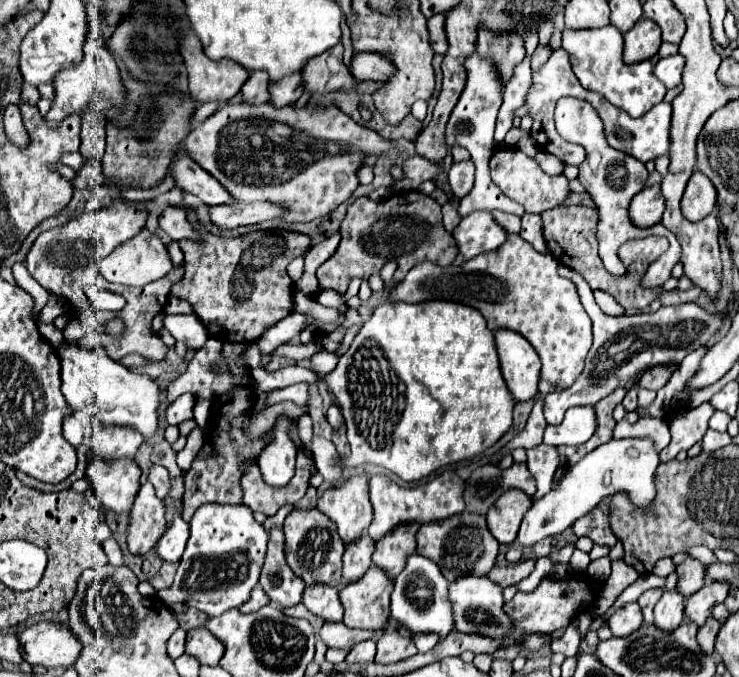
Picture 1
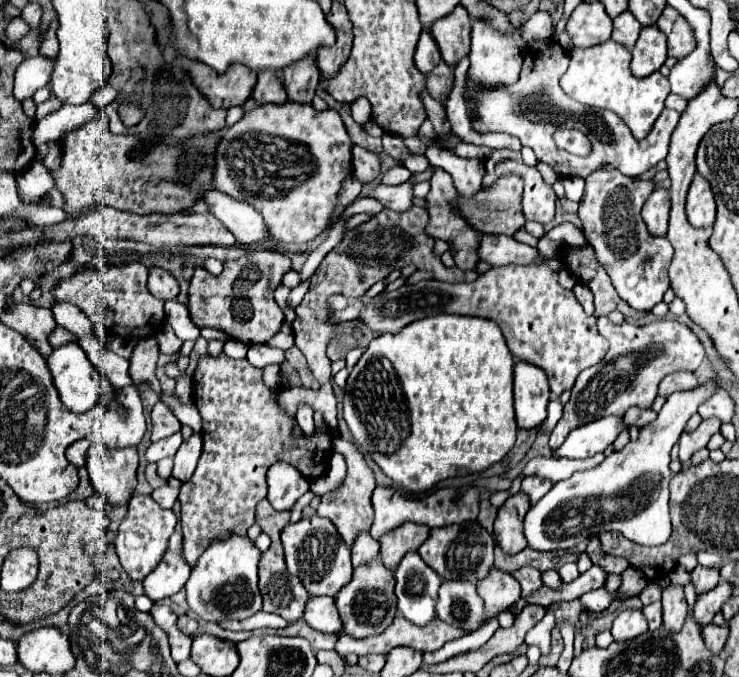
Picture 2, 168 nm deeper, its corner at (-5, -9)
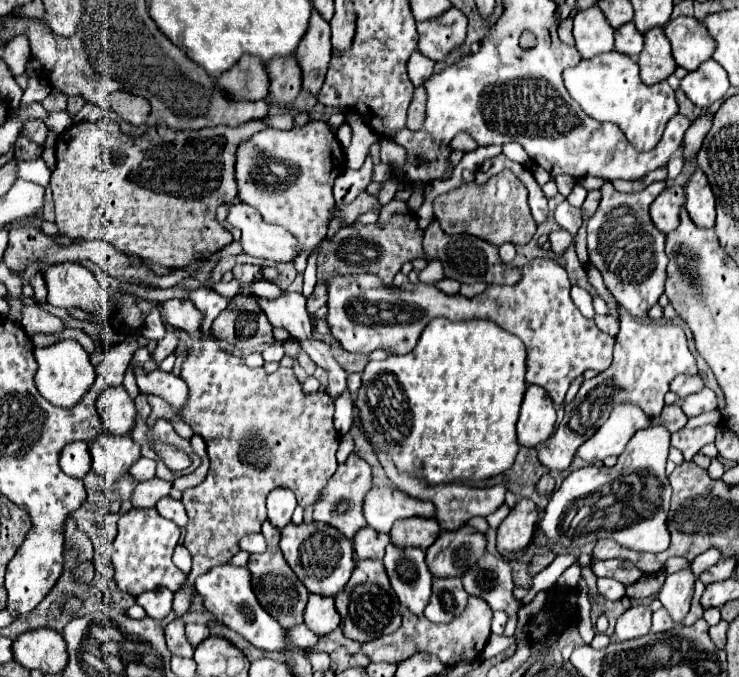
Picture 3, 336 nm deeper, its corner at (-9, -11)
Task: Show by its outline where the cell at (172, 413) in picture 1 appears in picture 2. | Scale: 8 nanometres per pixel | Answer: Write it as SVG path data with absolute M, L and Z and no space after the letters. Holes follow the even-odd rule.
M178 430L178 432L172 434L170 438L162 438L162 440L158 440L158 442L152 442L152 444L148 446L148 450L146 450L146 460L148 460L148 462L158 462L158 460L162 460L162 458L166 458L166 456L174 456L176 450L180 448L180 444L182 444L182 434L180 434L180 430Z

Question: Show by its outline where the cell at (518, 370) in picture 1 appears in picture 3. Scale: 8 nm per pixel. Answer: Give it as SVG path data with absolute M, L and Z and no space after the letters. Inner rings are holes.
M534 384L528 386L518 418L518 444L526 448L536 448L544 440L548 440L554 434L556 426L556 410L552 400L542 392L542 388L536 388Z

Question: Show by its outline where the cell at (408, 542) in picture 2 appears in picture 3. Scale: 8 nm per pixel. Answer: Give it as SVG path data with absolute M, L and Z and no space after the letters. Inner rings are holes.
M406 518L406 520L396 520L390 532L392 544L396 546L418 546L426 550L440 534L440 526L434 518Z

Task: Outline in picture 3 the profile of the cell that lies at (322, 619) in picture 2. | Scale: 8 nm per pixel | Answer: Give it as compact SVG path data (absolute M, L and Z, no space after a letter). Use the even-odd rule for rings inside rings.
M310 594L304 610L304 624L318 636L330 634L340 624L340 614L334 608L334 598Z

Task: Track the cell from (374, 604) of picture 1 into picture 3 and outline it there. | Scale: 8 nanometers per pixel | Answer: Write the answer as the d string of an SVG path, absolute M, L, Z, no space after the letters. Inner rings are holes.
M360 560L348 580L346 588L336 596L336 610L342 616L342 632L346 638L356 642L376 640L380 636L392 634L400 628L400 602L388 584L388 576L384 576L384 566L380 560Z

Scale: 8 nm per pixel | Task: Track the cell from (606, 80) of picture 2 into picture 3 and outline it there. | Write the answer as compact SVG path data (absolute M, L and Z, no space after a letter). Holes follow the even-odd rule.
M608 52L602 56L594 56L590 60L582 60L578 66L568 68L564 72L564 84L570 96L590 118L620 126L628 142L638 152L652 150L660 142L668 120L674 114L678 114L676 96L668 82L664 80L654 86L642 84L636 60L620 52Z

